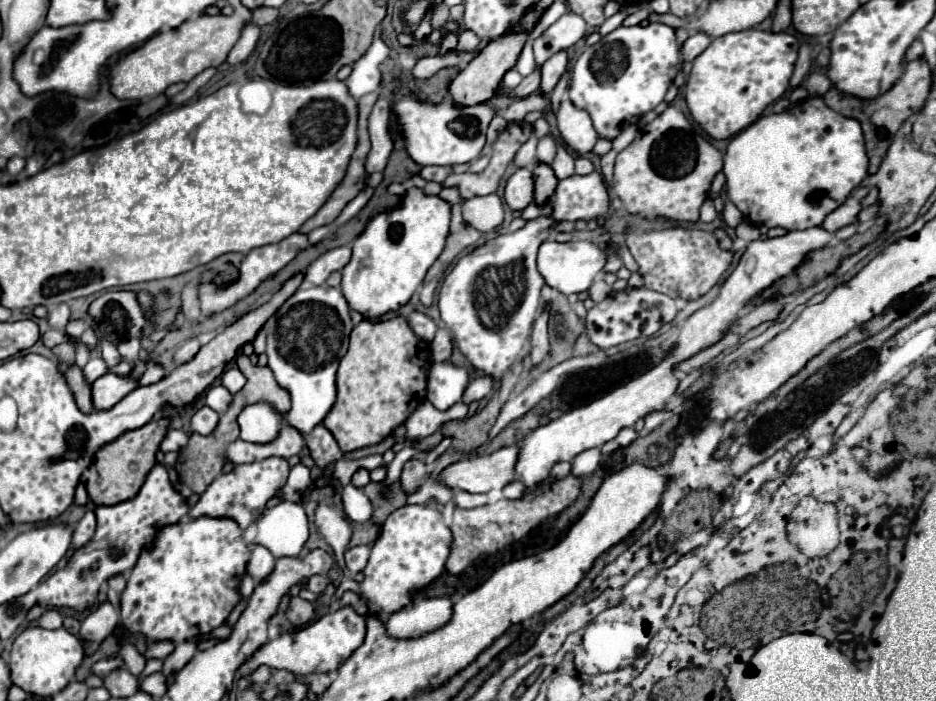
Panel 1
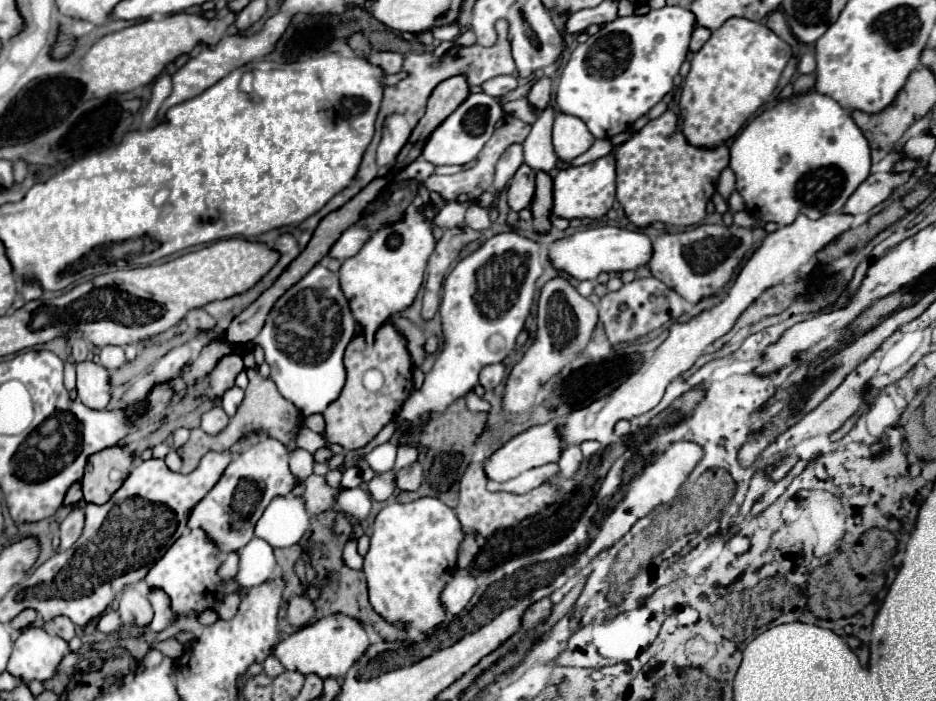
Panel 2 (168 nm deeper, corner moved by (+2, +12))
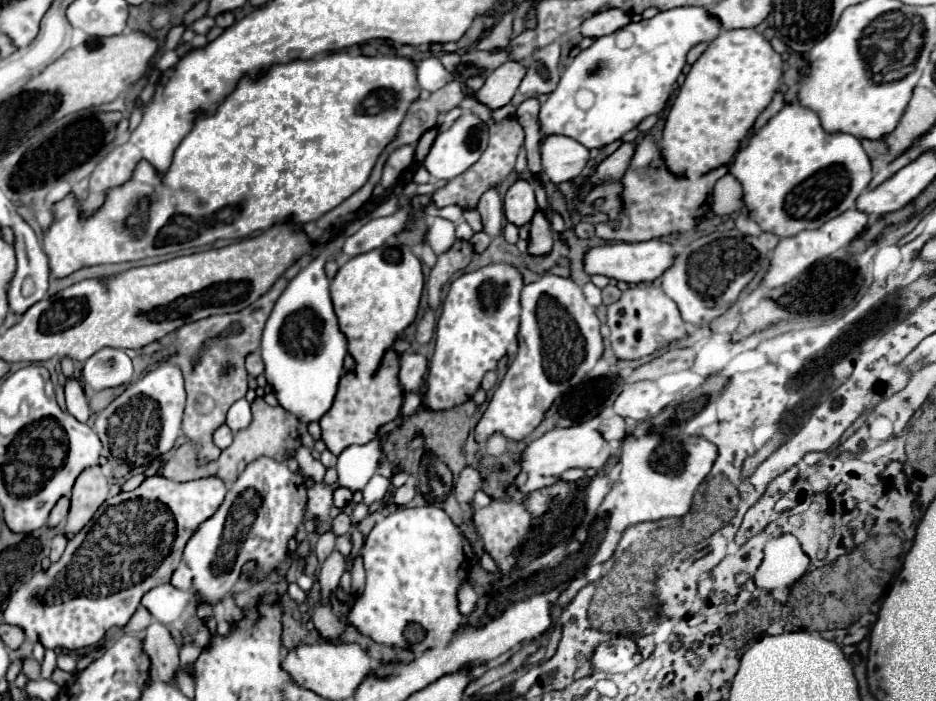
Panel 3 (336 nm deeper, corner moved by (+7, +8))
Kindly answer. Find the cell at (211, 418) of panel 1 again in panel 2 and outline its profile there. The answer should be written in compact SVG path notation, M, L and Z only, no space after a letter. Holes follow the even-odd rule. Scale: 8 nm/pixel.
M213 405L209 411L205 411L201 415L201 429L209 435L219 433L219 429L223 429L223 425L227 425L227 421L229 421L227 413L219 405Z

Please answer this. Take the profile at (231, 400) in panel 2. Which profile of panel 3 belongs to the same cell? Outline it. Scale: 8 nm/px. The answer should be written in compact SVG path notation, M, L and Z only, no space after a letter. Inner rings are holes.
M246 399L242 401L236 401L230 411L228 411L228 417L226 417L226 425L236 433L240 429L246 429L252 421L252 413L250 413L250 403Z

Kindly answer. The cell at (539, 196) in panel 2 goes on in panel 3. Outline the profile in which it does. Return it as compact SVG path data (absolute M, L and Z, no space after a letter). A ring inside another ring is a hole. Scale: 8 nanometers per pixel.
M538 211L530 223L528 253L530 255L548 255L552 251L552 227L542 211Z

